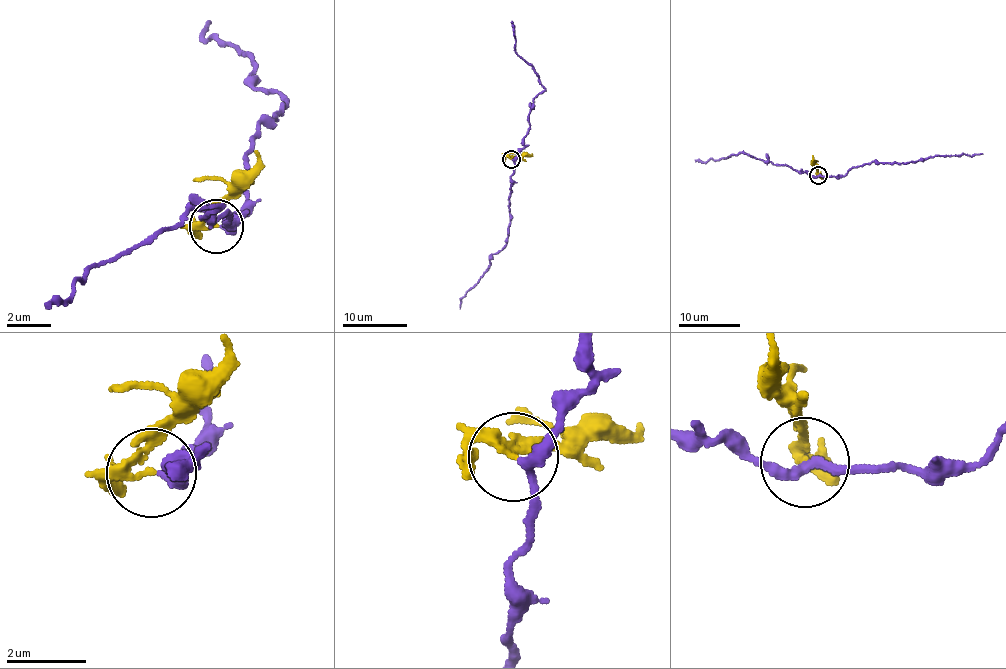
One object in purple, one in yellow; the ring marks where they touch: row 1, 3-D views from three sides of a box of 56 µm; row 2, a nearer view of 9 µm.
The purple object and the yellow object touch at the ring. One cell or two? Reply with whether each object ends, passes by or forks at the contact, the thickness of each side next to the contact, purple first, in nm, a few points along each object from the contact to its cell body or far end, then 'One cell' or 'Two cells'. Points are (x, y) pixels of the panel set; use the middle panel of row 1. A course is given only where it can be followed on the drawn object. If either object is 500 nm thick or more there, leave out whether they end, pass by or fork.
At the ring purple passes by. At the ring yellow passes by. Thickness 220 nm (purple) against 190 nm. Course of purple: (511, 159), (514, 172), (510, 177), (507, 244), (492, 255), (488, 271), (462, 298), (461, 308). Course of yellow: (511, 159), (532, 154). Two cells

